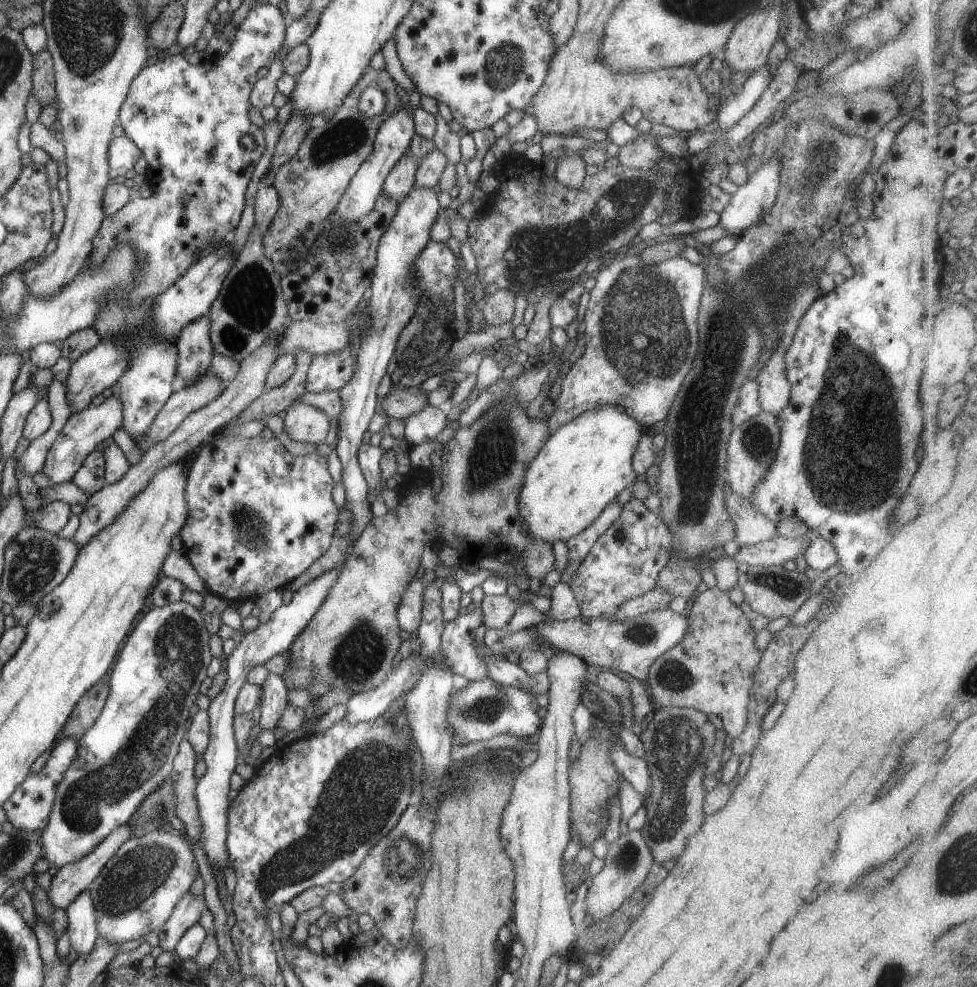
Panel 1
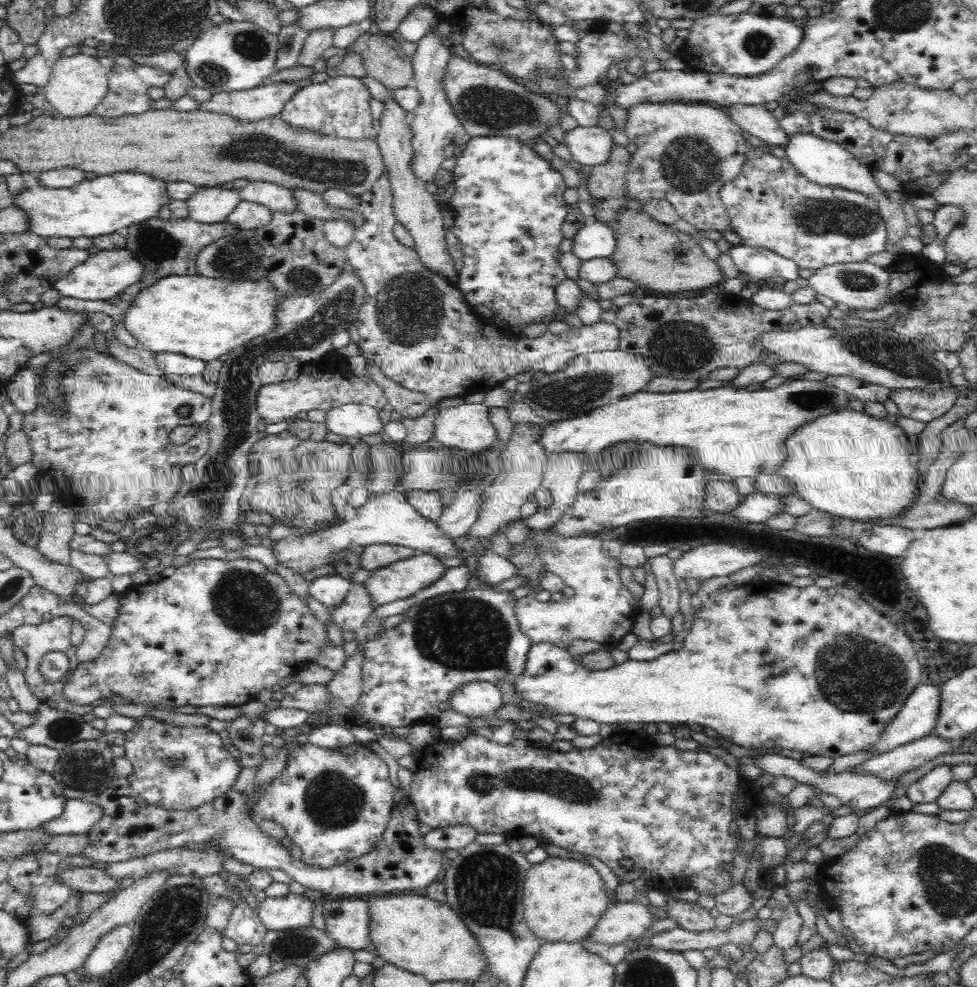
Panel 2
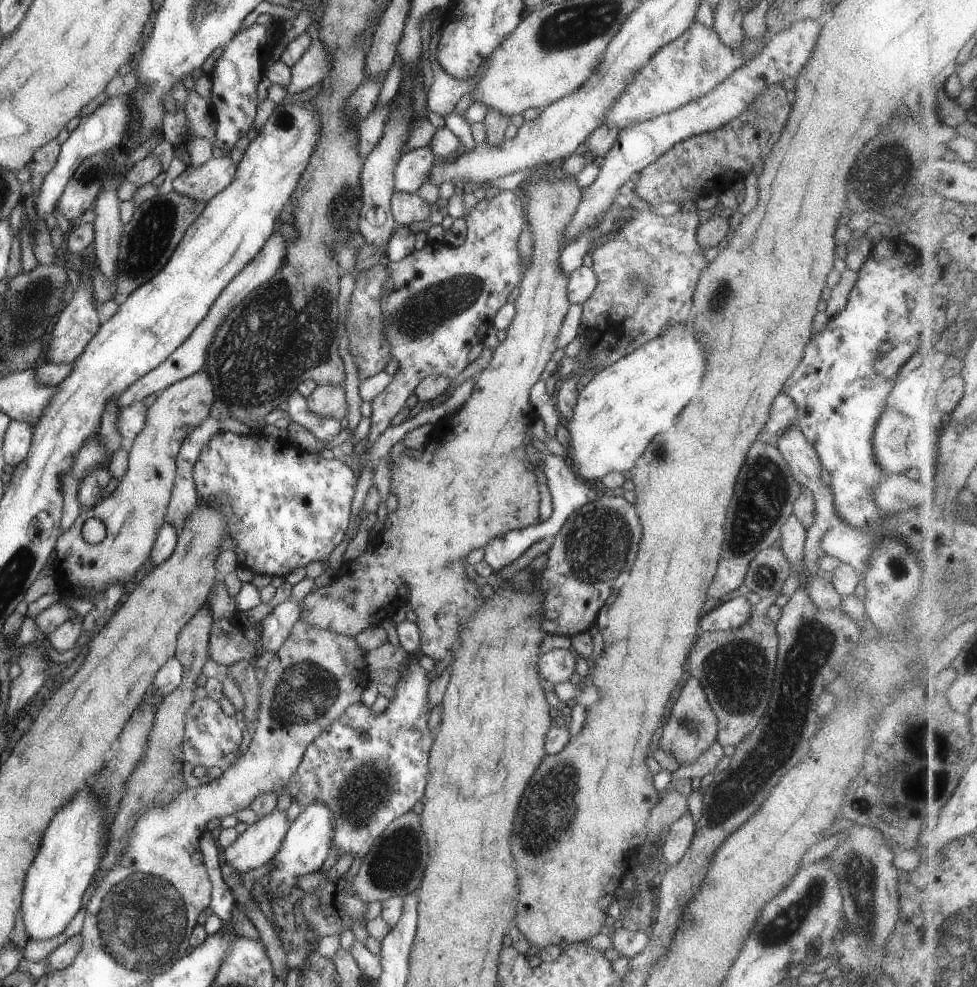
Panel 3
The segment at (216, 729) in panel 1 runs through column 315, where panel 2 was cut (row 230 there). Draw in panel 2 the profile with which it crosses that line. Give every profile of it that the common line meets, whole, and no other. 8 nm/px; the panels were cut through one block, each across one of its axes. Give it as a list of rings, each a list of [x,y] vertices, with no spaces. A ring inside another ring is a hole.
[[[593,219],[587,221],[572,240],[572,252],[582,261],[608,258],[610,254],[614,254],[616,248],[614,229],[604,222],[596,222]]]

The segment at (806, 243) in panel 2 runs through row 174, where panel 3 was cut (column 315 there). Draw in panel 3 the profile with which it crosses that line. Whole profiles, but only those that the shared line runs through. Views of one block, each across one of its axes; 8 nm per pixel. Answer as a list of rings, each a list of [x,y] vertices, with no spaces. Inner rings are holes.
[[[410,662],[406,670],[406,674],[396,684],[394,700],[390,700],[382,714],[375,715],[363,703],[350,704],[344,716],[340,716],[334,724],[330,724],[330,728],[312,740],[300,766],[286,784],[292,801],[298,802],[302,808],[312,802],[324,802],[330,808],[337,830],[332,834],[332,848],[338,852],[339,857],[345,854],[352,854],[354,859],[366,857],[374,840],[386,830],[386,826],[394,818],[412,811],[416,802],[424,797],[429,776],[429,757],[436,736],[428,728],[431,712],[428,688],[431,682],[419,662]]]

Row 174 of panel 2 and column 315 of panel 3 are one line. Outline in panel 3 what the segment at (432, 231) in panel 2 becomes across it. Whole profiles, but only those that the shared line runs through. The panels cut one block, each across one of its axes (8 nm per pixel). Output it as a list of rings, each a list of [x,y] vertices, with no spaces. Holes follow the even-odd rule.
[[[324,384],[314,388],[314,391],[305,398],[308,408],[325,418],[335,419],[345,423],[348,416],[346,390],[343,384]]]

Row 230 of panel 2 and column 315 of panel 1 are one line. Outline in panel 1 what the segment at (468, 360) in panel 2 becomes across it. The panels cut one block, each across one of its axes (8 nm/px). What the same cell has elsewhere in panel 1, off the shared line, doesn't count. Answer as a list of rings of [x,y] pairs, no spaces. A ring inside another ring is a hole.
[[[351,346],[341,351],[314,355],[309,366],[305,390],[309,393],[340,390],[352,378],[355,358]]]

